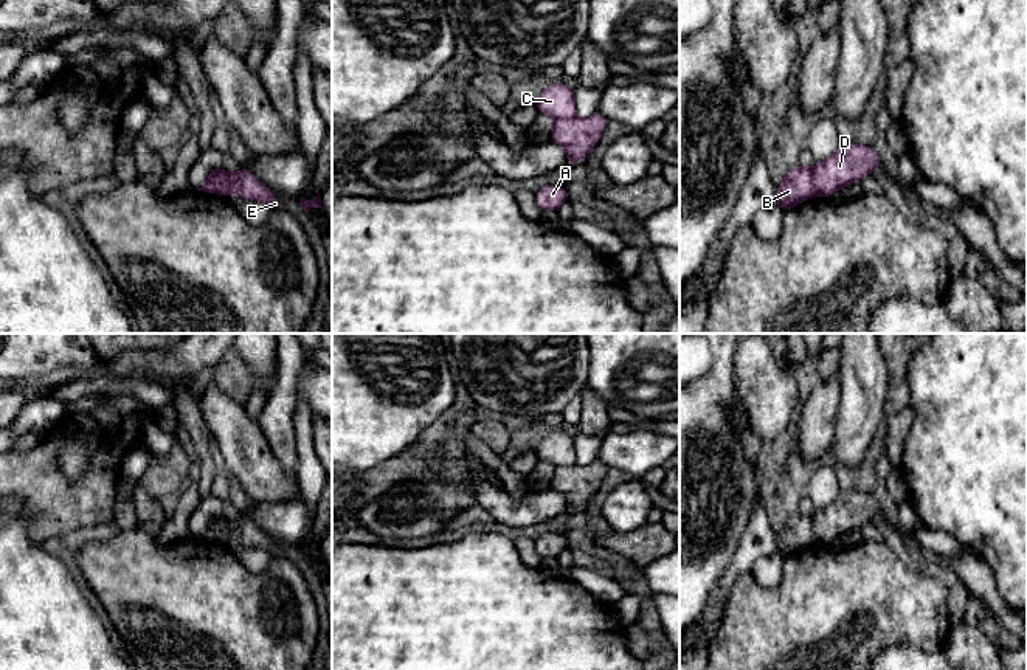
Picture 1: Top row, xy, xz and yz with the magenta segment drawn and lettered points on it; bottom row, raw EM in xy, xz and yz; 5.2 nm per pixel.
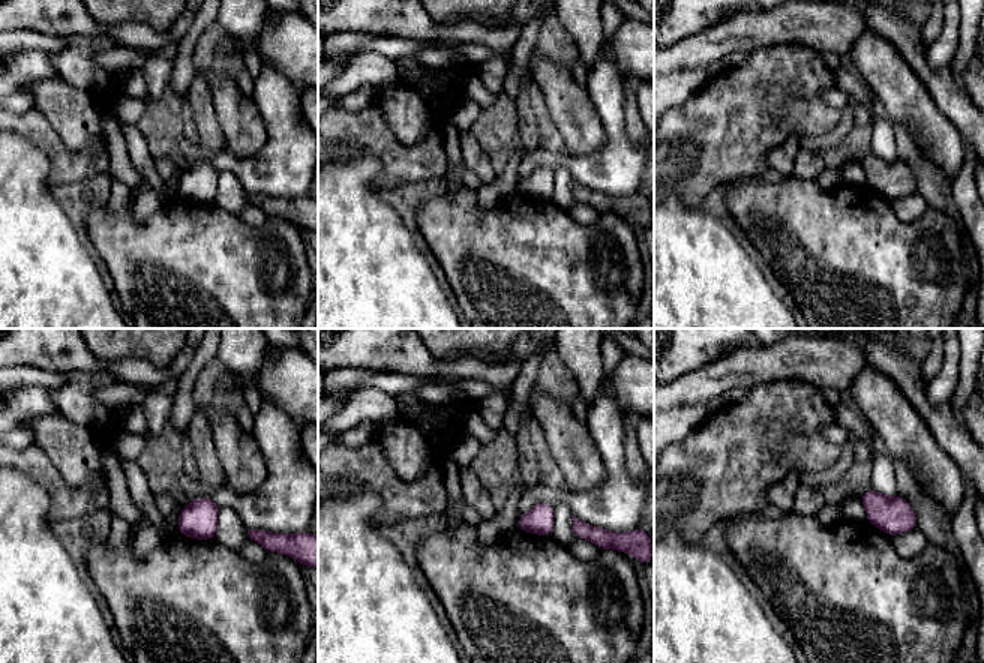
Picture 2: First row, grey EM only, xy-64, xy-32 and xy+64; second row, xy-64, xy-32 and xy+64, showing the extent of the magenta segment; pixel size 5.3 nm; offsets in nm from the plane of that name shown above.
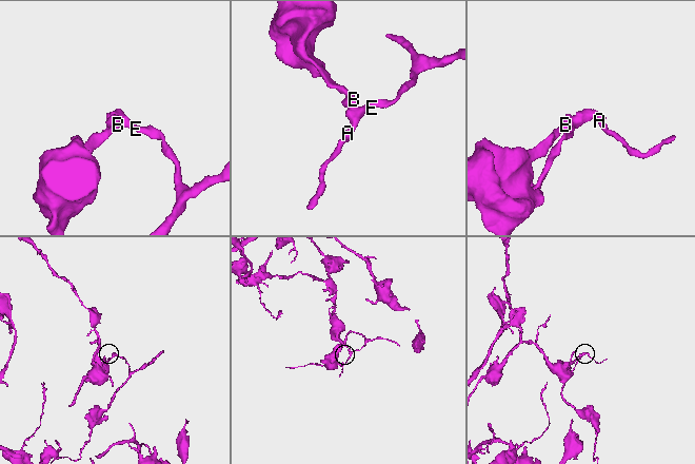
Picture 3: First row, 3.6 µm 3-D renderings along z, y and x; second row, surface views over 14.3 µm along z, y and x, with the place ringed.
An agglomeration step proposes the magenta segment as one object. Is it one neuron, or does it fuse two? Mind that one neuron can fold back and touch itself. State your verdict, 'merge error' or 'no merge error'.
merge error

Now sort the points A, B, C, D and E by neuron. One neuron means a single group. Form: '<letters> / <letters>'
A D E / B C

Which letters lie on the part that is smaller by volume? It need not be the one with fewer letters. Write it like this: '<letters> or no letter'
A, D, E

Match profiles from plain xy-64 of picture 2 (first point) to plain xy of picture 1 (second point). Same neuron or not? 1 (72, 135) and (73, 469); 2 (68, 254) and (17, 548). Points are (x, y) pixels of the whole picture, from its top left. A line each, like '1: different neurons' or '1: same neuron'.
1: same neuron
2: same neuron

